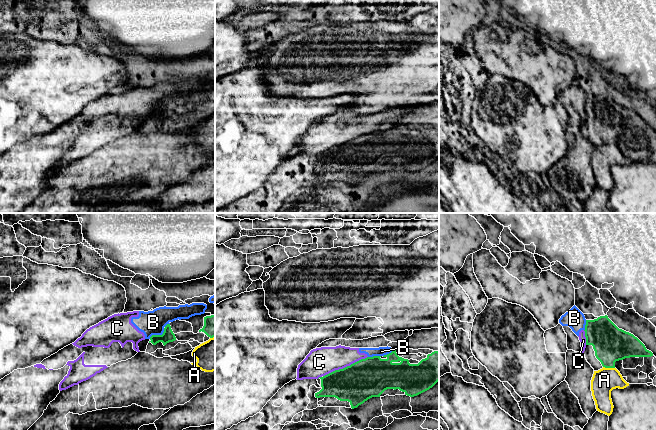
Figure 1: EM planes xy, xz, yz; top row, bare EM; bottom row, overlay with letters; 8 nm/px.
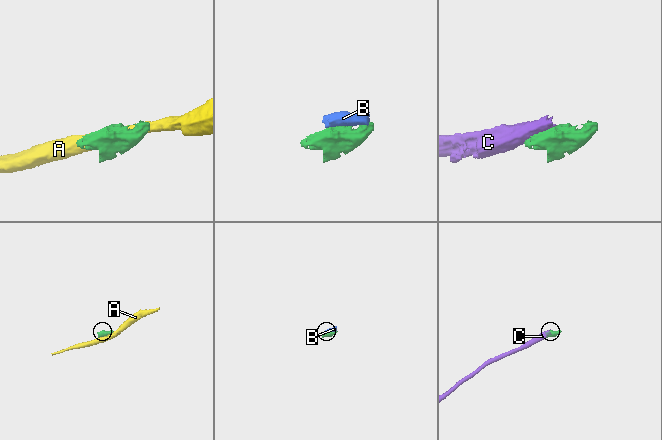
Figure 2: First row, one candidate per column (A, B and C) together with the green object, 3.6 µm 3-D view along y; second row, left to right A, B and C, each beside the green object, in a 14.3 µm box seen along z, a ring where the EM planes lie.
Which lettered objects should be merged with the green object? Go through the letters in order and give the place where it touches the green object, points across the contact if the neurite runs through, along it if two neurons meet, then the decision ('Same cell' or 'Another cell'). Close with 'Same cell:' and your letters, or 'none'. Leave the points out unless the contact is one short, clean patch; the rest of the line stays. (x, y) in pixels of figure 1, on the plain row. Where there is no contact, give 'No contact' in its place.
A: Touches green at yz (609, 143). Another cell
B: Touches green at xy (158, 111). Boundary: xy (164, 104), (161, 110), (153, 110), (149, 114). Another cell
C: Touches green at xz (345, 143). Another cell
Same cell: none

